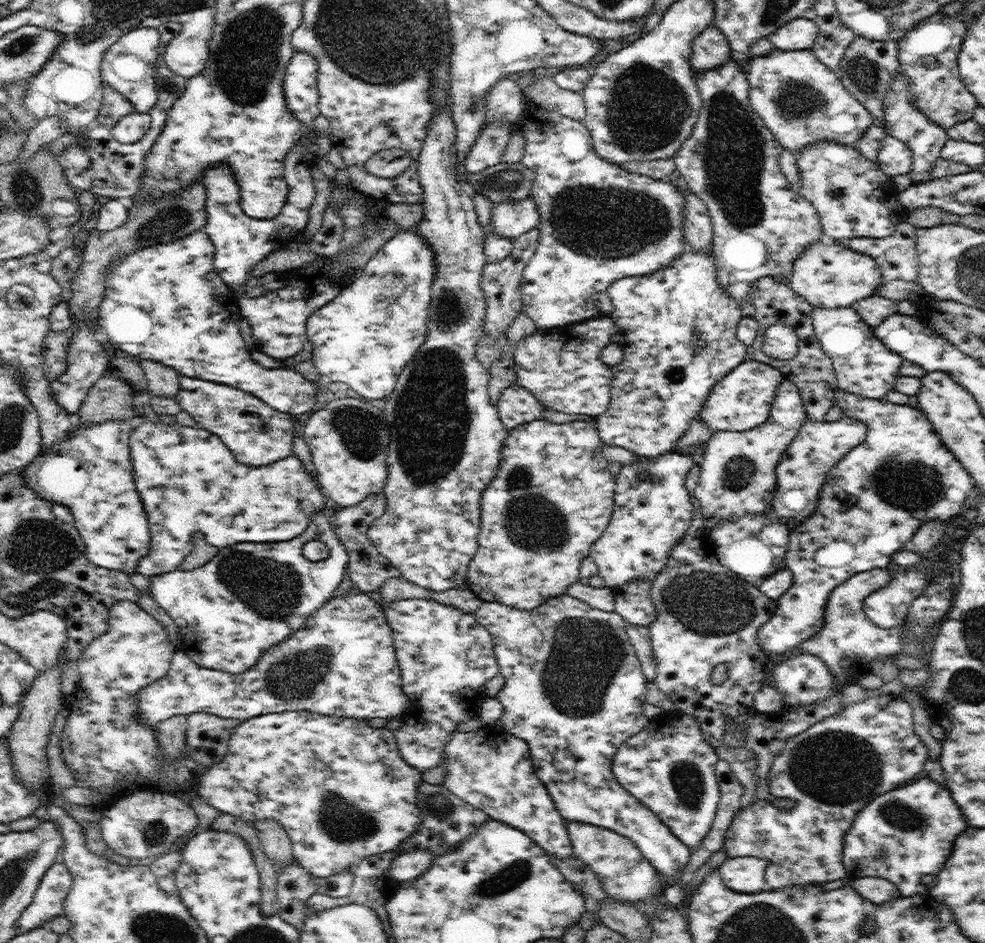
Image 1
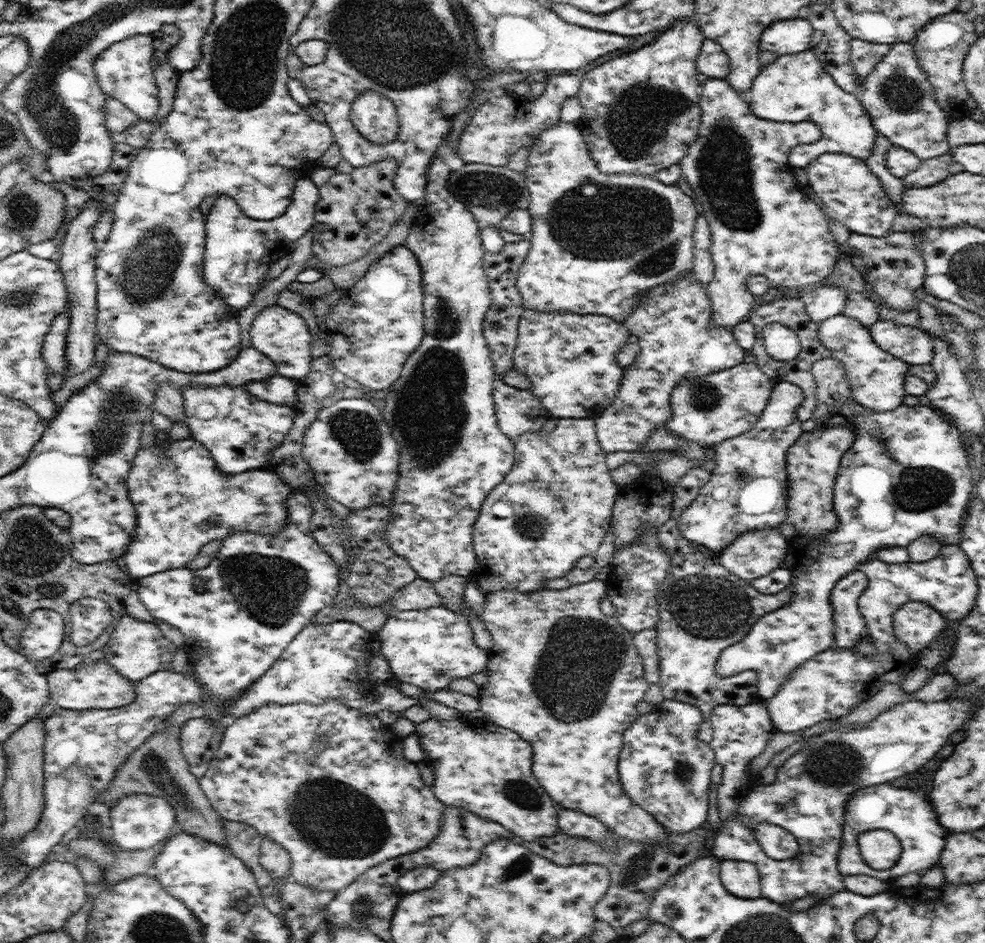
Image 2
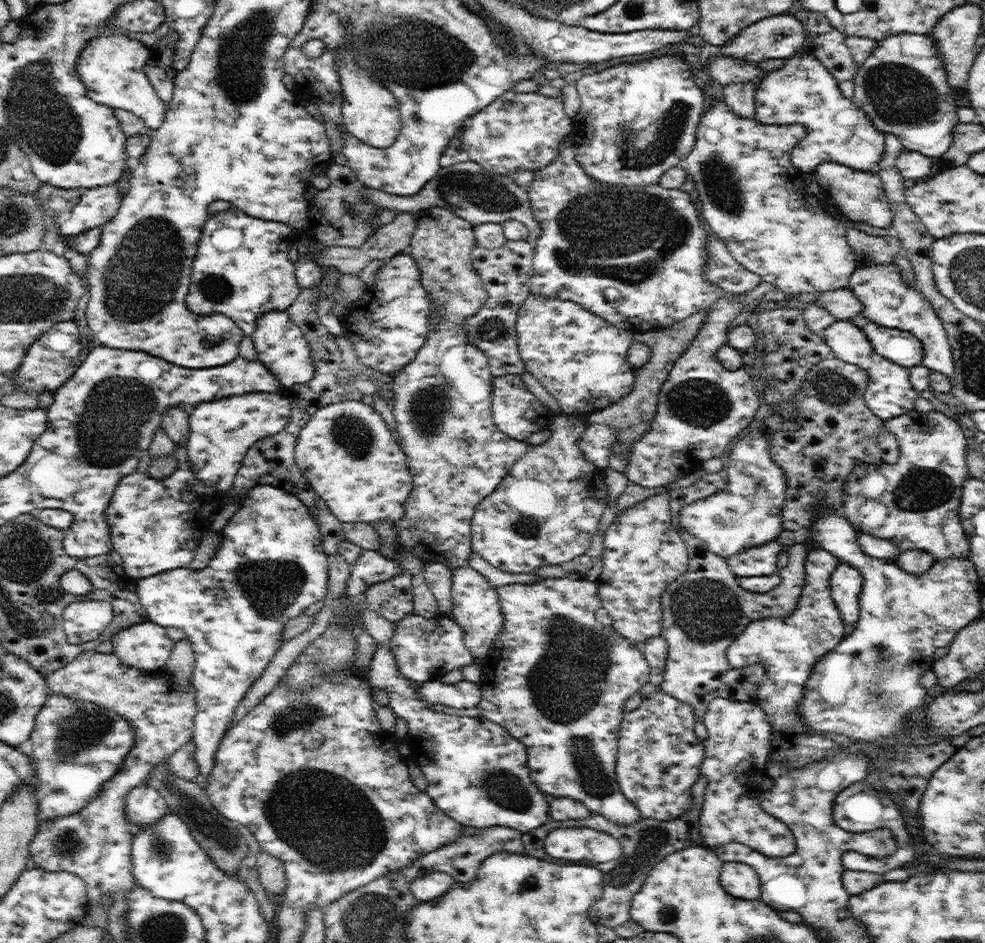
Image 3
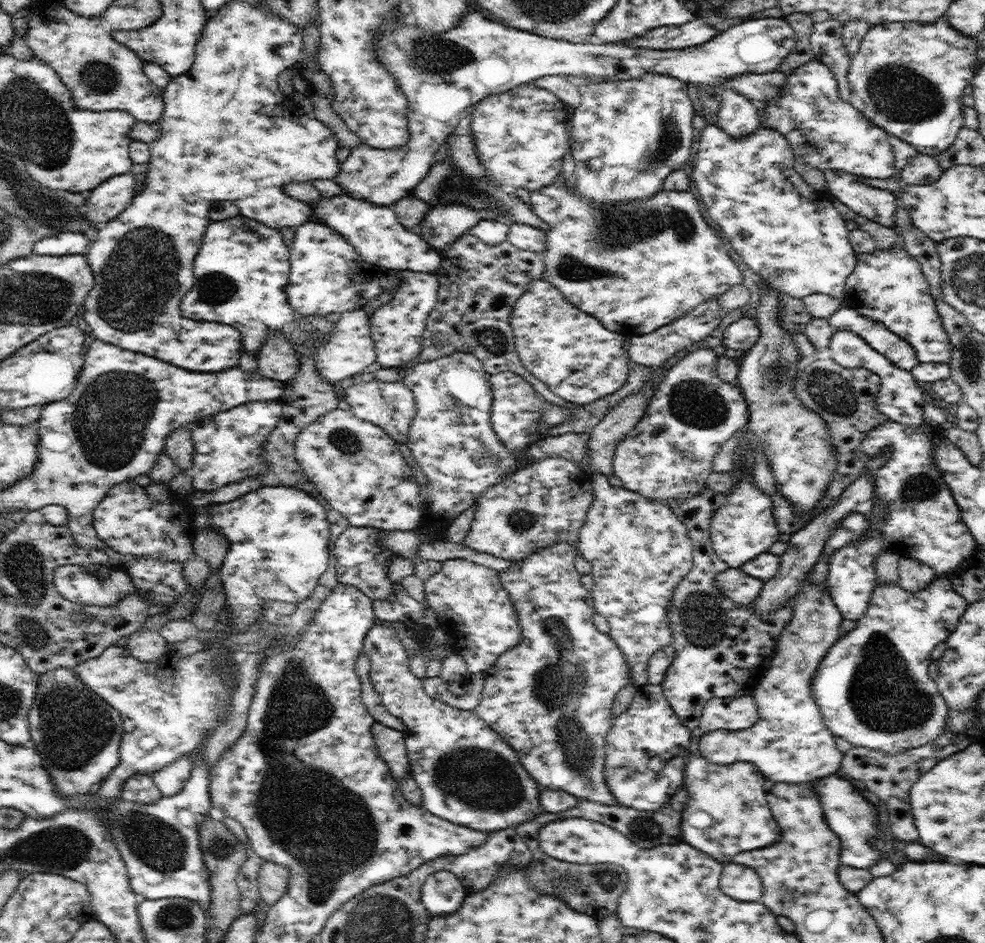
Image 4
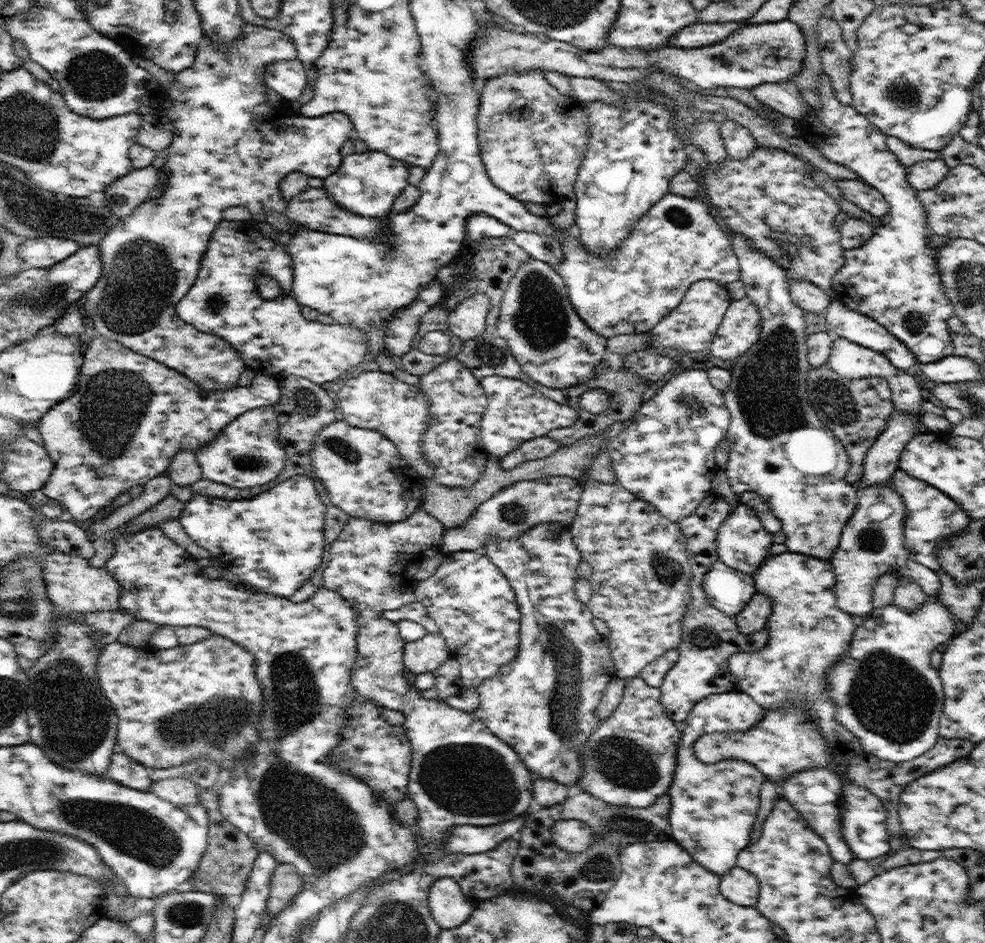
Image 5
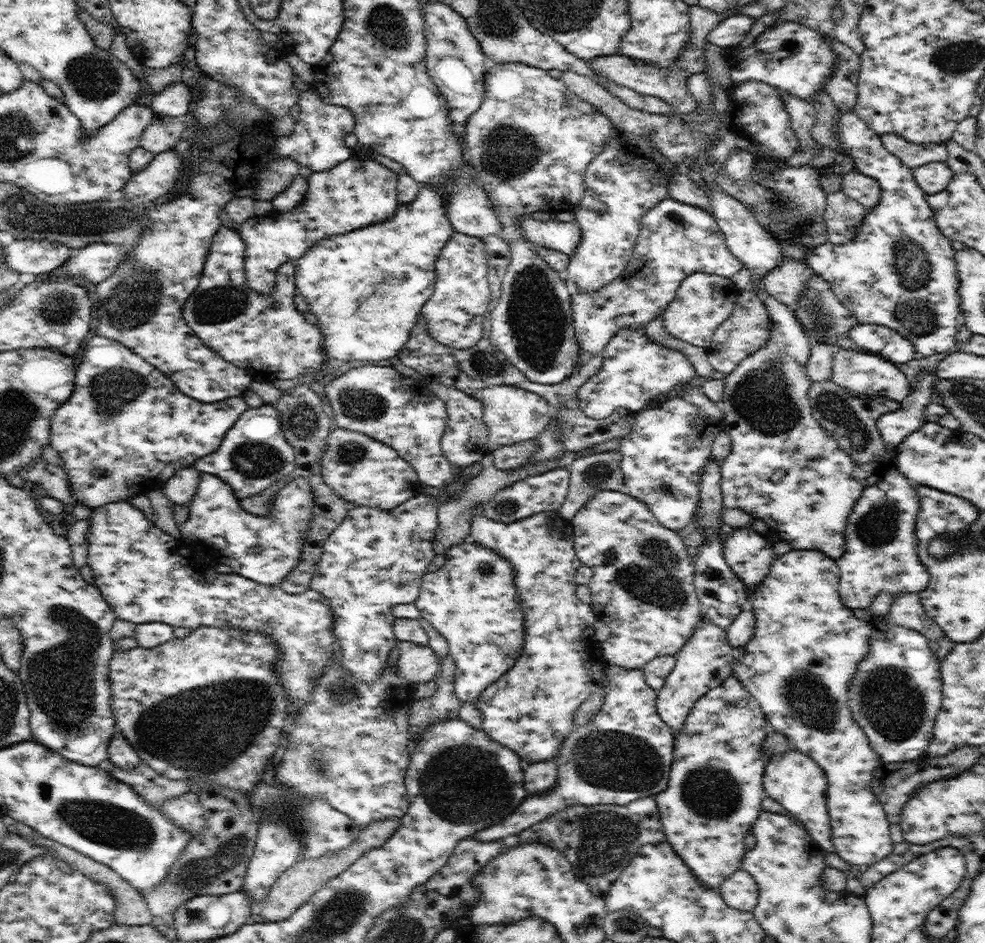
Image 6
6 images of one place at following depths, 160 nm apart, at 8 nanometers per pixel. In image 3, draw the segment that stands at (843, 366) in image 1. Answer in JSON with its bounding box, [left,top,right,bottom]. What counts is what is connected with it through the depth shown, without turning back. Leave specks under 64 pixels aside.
[822,320,919,421]

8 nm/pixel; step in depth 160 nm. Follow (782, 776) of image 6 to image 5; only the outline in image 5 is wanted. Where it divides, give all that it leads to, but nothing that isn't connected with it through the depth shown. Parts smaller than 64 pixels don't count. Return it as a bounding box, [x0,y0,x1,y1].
[776,768,855,864]

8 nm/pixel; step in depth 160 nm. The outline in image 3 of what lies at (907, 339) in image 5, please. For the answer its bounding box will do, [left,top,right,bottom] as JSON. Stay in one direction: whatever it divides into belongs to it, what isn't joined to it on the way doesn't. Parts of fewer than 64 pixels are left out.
[755,54,955,387]

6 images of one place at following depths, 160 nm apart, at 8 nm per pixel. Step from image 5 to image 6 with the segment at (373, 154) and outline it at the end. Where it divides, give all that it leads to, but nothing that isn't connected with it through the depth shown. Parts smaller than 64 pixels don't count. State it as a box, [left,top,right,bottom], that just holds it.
[237,150,400,295]

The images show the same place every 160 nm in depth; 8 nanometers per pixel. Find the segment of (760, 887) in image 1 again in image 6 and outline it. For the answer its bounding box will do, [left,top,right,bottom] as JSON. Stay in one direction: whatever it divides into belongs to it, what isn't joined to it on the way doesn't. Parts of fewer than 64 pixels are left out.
[719,869,759,912]

